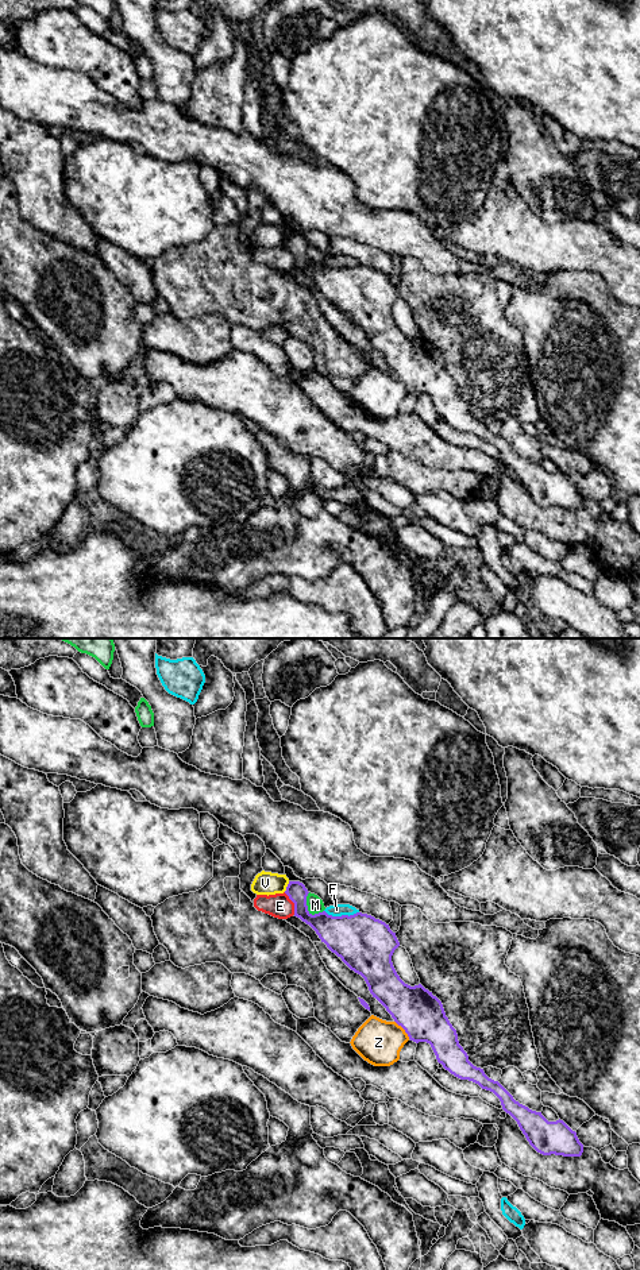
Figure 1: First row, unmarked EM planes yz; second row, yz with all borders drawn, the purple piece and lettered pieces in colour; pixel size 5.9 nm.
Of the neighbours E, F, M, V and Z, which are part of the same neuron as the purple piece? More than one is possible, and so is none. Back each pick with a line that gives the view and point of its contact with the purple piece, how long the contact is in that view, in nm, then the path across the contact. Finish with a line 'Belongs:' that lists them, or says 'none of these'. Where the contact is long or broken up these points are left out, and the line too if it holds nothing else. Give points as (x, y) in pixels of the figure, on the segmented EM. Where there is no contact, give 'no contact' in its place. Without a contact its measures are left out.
Belongs: none of these

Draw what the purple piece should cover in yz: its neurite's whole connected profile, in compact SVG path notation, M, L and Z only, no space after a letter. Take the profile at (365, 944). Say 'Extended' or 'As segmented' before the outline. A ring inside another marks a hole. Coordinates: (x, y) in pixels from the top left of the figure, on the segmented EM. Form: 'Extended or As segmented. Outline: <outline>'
As segmented. Outline: M289 881L285 893L294 903L294 916L309 924L332 953L340 957L351 970L365 978L373 997L375 997L392 1015L394 1022L405 1030L409 1039L416 1043L429 1043L437 1062L455 1077L473 1081L482 1089L493 1092L500 1099L502 1109L517 1122L527 1140L537 1153L563 1157L582 1155L583 1144L579 1142L577 1132L563 1120L548 1122L541 1112L532 1111L520 1104L498 1081L489 1078L483 1069L474 1066L469 1061L467 1053L459 1045L456 1030L446 1016L442 1001L421 984L410 987L397 974L392 956L400 946L400 942L389 924L362 912L350 916L332 916L323 911L312 915L306 906L309 892L300 881Z

